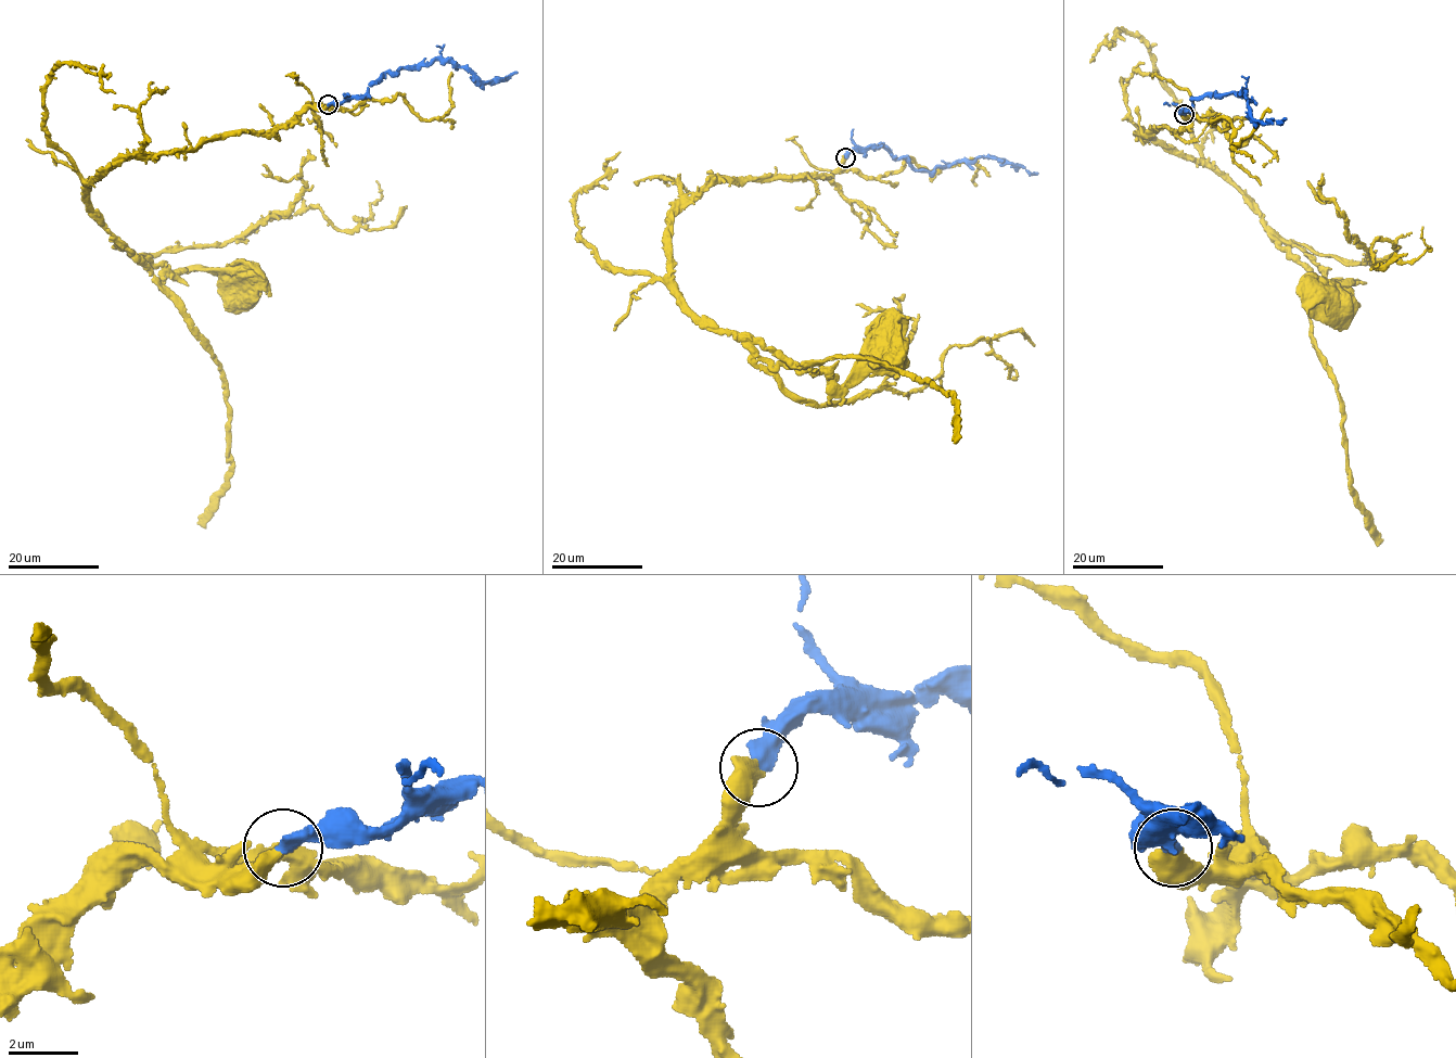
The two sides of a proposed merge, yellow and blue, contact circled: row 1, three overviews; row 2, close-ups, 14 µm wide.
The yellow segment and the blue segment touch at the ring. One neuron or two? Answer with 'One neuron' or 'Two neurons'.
One neuron

